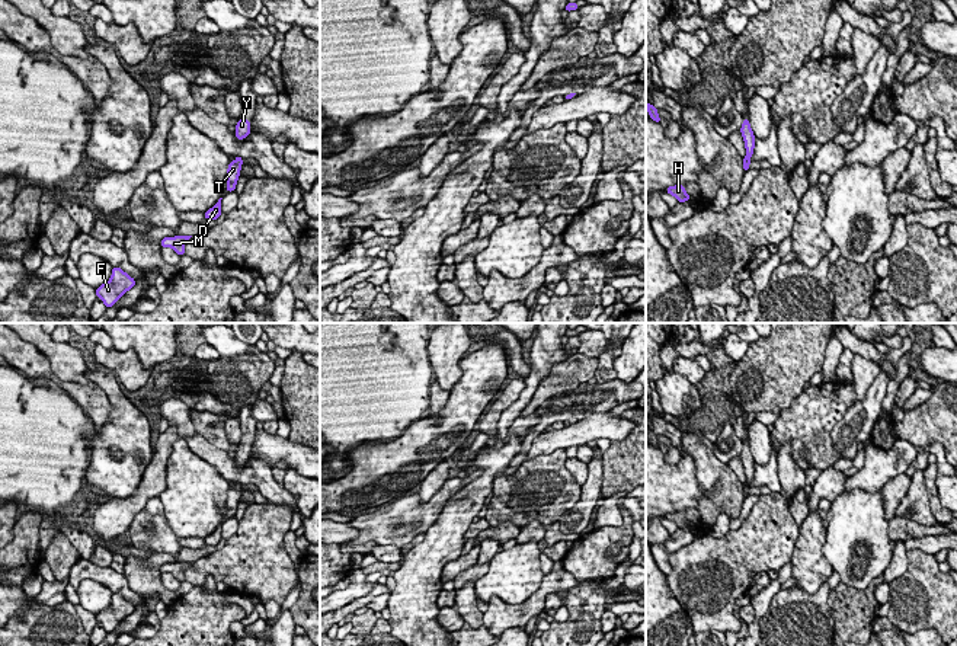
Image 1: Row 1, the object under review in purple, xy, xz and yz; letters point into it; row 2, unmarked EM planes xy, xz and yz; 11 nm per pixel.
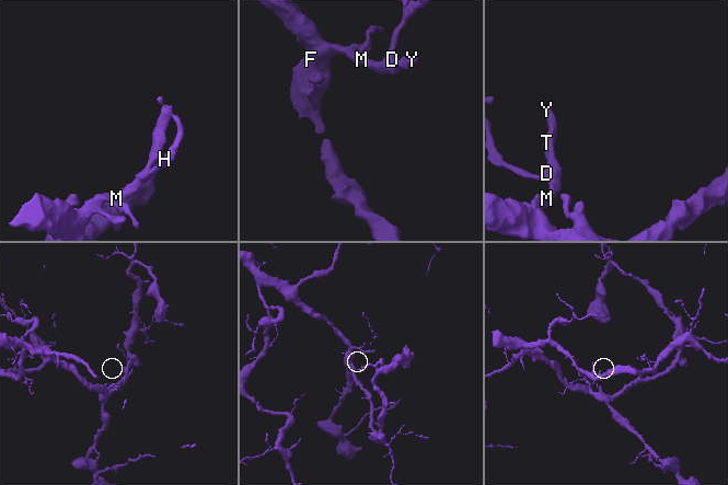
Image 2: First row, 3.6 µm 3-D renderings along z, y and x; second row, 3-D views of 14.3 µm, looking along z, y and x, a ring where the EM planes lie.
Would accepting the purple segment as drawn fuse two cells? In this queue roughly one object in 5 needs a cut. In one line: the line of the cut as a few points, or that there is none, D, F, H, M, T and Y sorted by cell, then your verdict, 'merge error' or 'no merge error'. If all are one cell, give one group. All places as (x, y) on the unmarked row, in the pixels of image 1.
cut none; groups D F H M T Y; no merge error

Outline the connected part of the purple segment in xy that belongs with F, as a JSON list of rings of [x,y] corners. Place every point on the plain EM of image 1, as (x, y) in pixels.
[[[112,594],[111,605],[96,614],[96,621],[102,624],[106,633],[112,633],[134,611],[134,604],[121,594]]]

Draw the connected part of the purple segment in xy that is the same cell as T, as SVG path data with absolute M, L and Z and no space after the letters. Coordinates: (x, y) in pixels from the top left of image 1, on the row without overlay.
M236 482L234 487L230 487L228 496L227 496L227 509L228 509L227 518L231 518L236 515L237 505L241 496L241 489L243 489L243 484L239 482Z

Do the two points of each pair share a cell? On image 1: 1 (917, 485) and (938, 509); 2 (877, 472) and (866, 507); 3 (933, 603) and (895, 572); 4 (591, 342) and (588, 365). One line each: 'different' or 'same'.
1: different
2: different
3: different
4: different

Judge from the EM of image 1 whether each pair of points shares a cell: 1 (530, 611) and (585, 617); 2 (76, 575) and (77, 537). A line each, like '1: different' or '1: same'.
1: different
2: different

